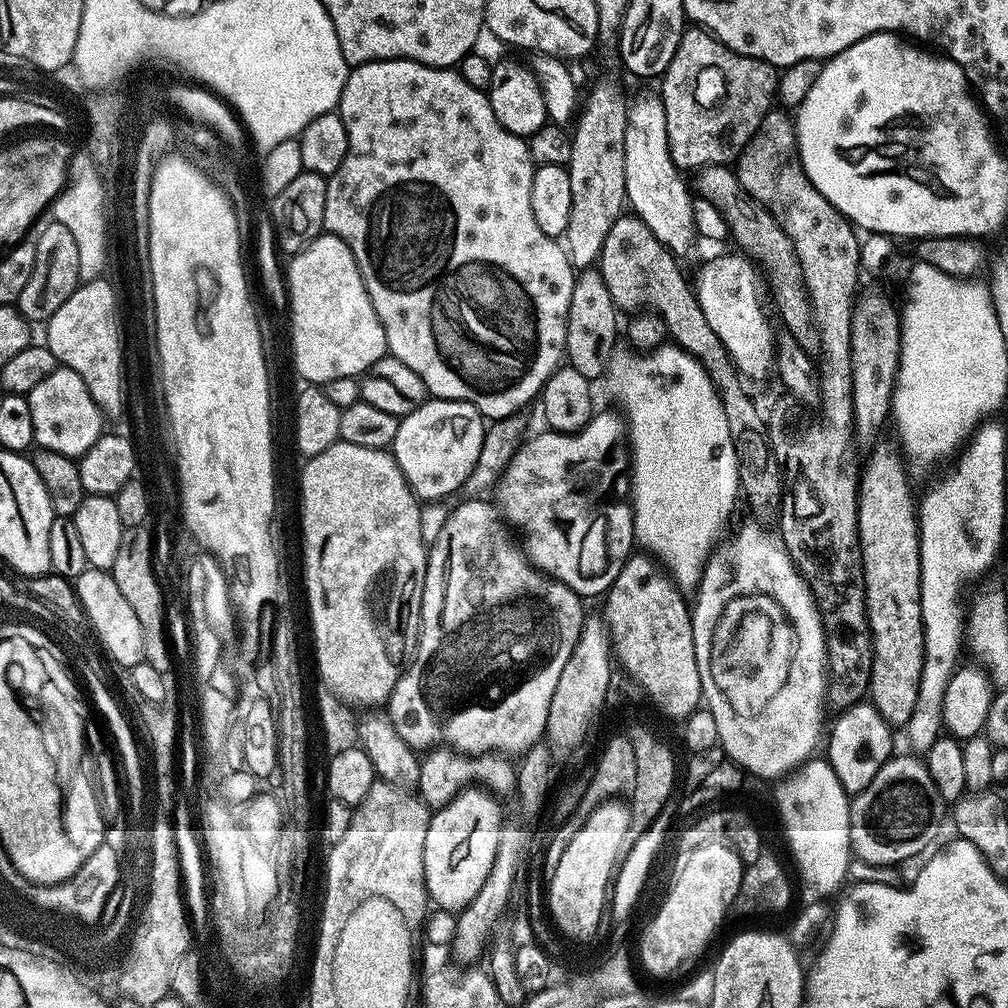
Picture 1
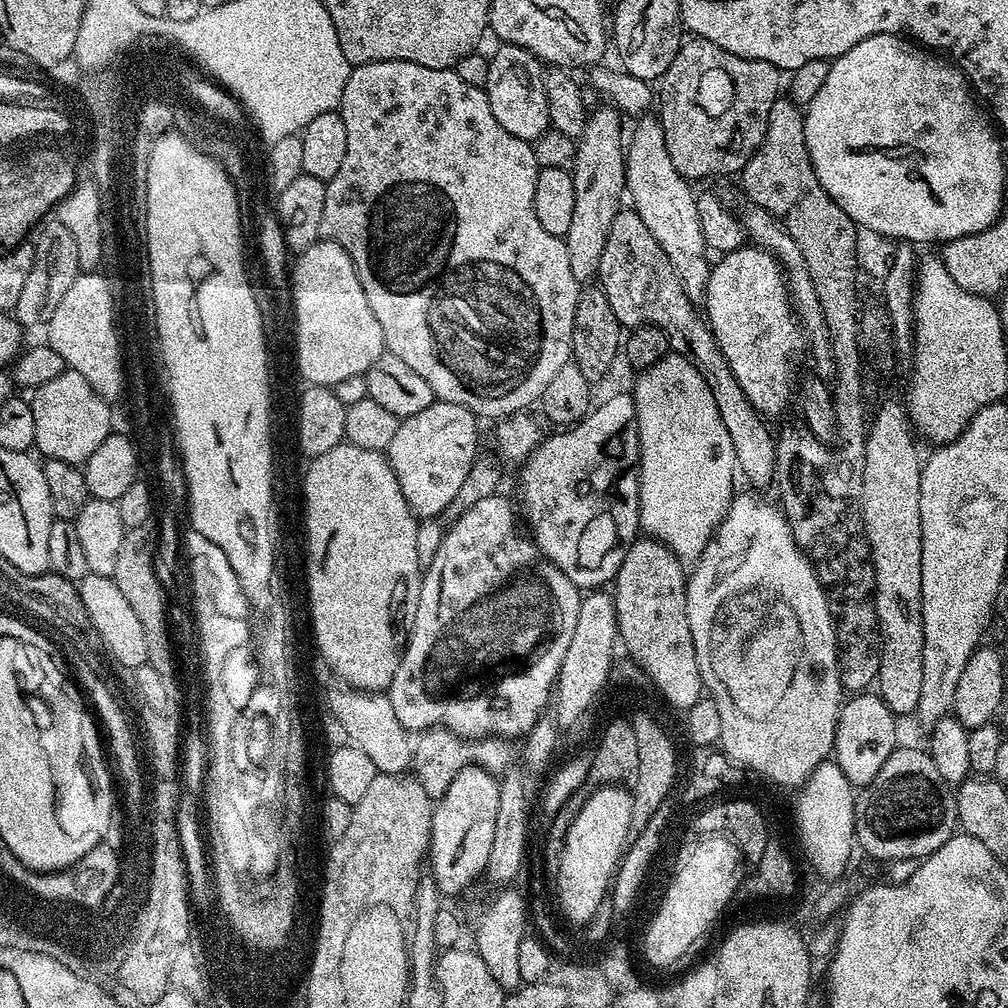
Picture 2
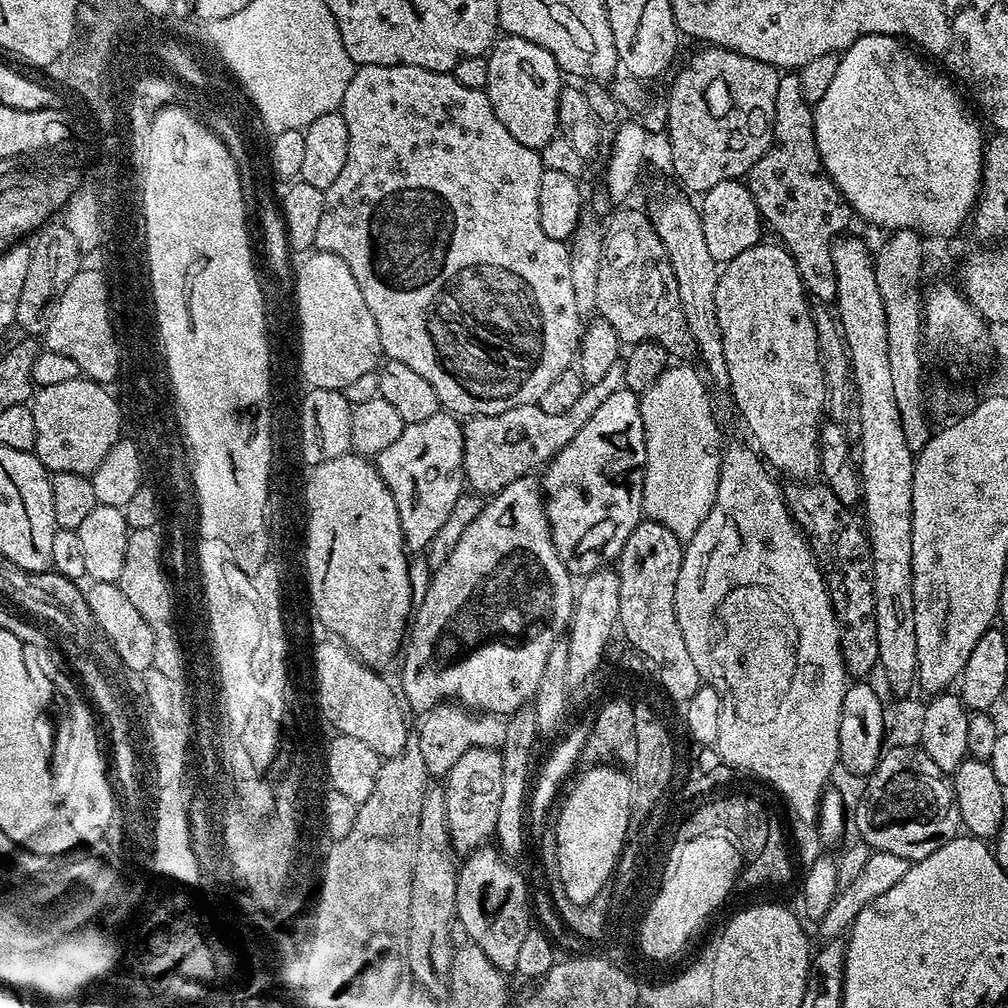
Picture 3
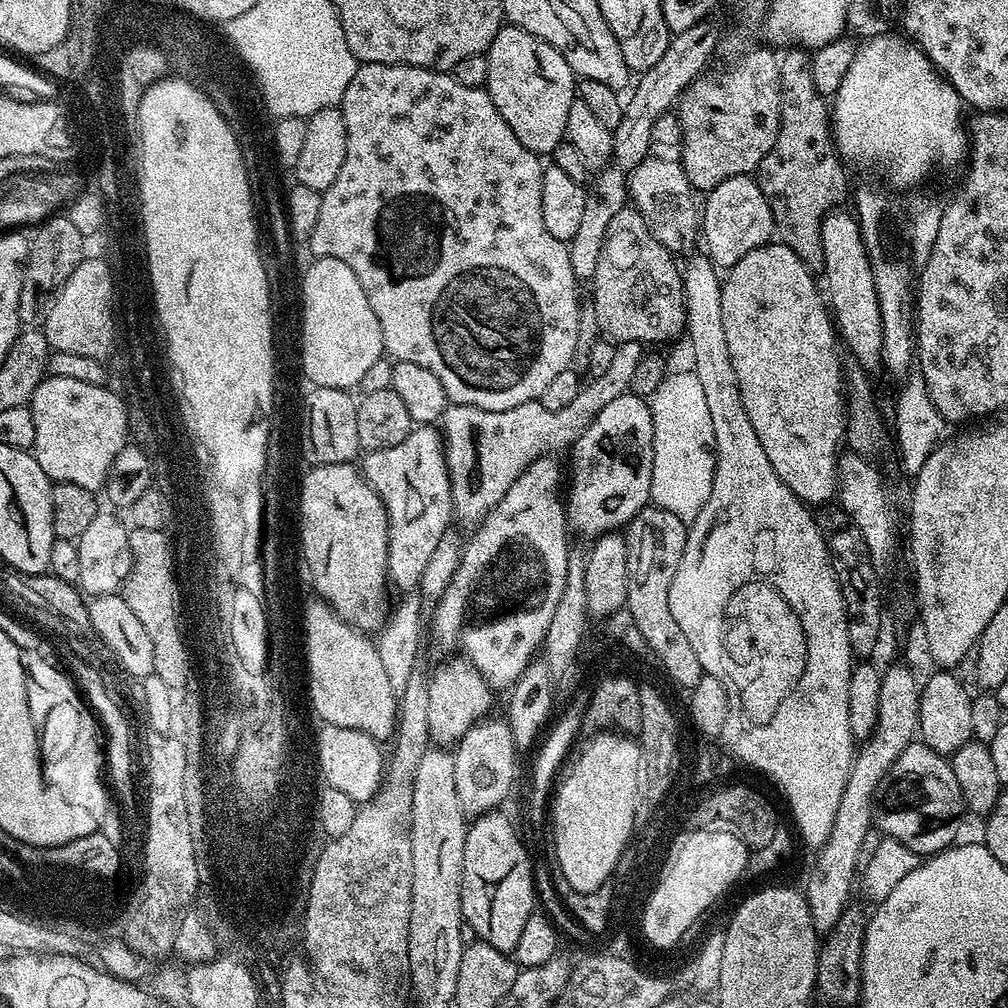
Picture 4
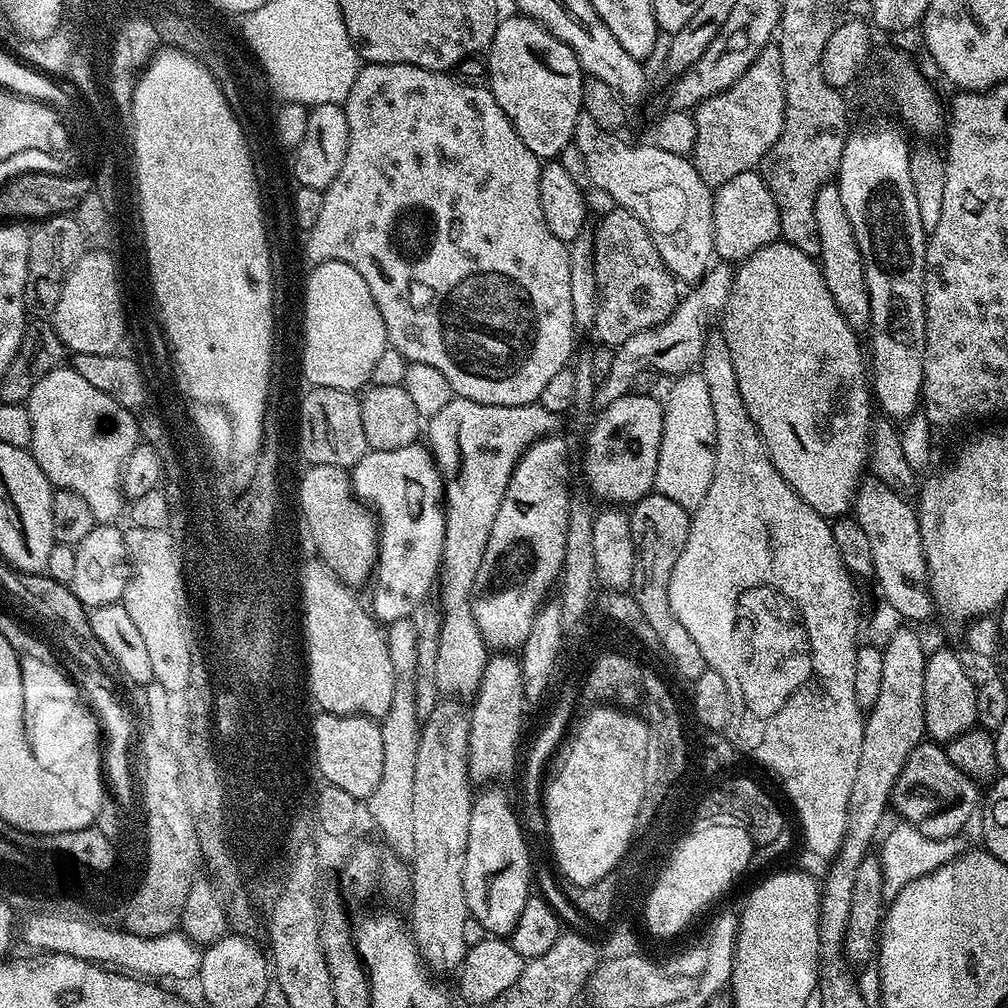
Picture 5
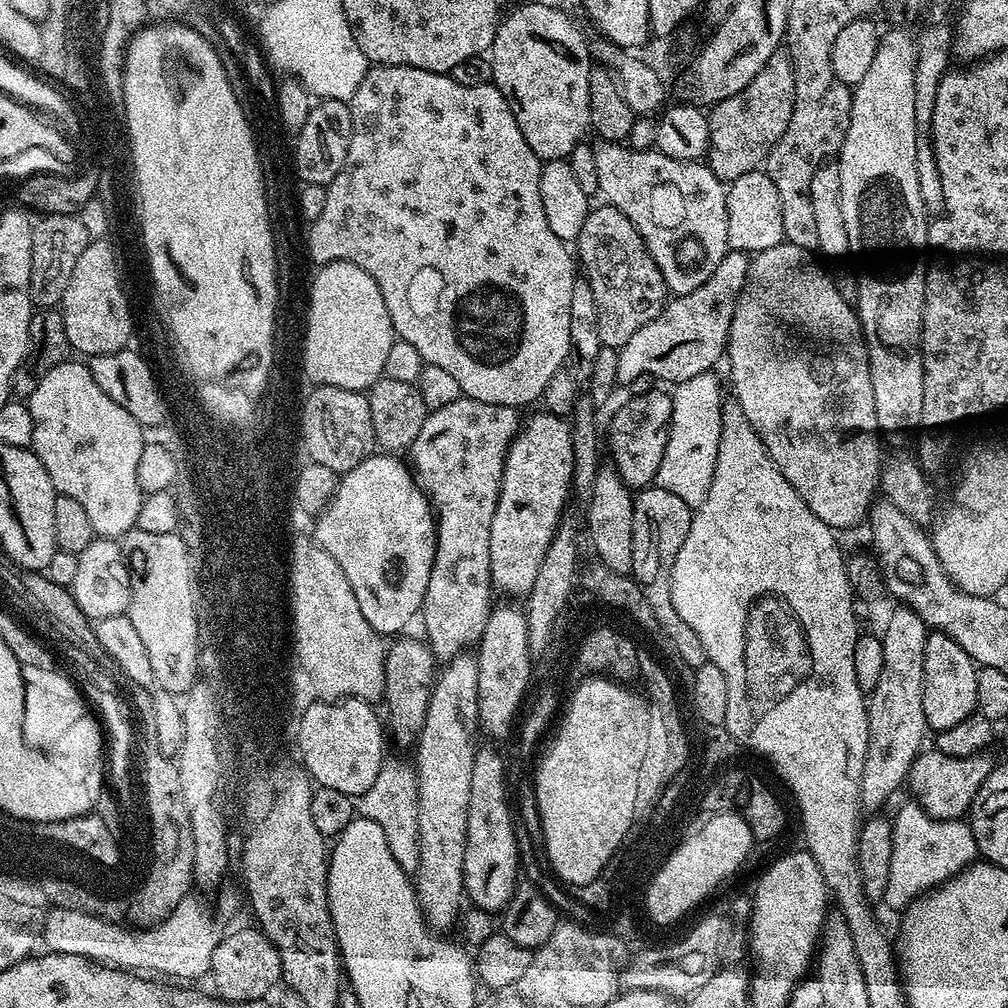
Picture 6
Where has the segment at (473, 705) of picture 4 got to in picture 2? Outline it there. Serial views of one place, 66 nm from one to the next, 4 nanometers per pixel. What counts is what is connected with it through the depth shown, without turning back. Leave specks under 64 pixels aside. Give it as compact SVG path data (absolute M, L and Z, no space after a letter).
M433 728L421 736L424 737L420 741L416 740L414 744L414 776L431 798L444 796L456 775L469 766L485 768L493 774L503 773L509 767L508 759L511 758L512 752L508 749L507 739L466 740L446 728Z

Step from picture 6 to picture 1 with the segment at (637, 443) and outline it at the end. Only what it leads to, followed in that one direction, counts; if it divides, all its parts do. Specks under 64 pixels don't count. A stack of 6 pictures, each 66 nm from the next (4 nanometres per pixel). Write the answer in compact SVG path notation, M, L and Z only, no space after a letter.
M597 411L581 432L569 434L543 430L537 436L529 435L519 445L494 487L495 507L509 529L515 530L518 536L520 531L523 551L532 565L574 590L581 598L603 597L634 552L631 507L625 501L623 504L616 500L616 492L624 497L630 492L630 448L626 443L626 424L617 416Z

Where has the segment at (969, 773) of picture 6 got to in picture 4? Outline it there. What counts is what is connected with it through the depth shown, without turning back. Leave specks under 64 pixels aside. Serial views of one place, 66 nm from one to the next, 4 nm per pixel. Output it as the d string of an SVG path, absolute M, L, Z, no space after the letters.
M913 742L898 754L898 758L890 770L882 778L880 787L876 790L874 801L874 824L881 837L896 839L920 858L927 858L943 852L945 848L957 843L956 835L960 832L960 819L966 816L966 805L962 786L958 786L958 778L954 778L951 763L945 757L938 755L930 746L923 742Z

